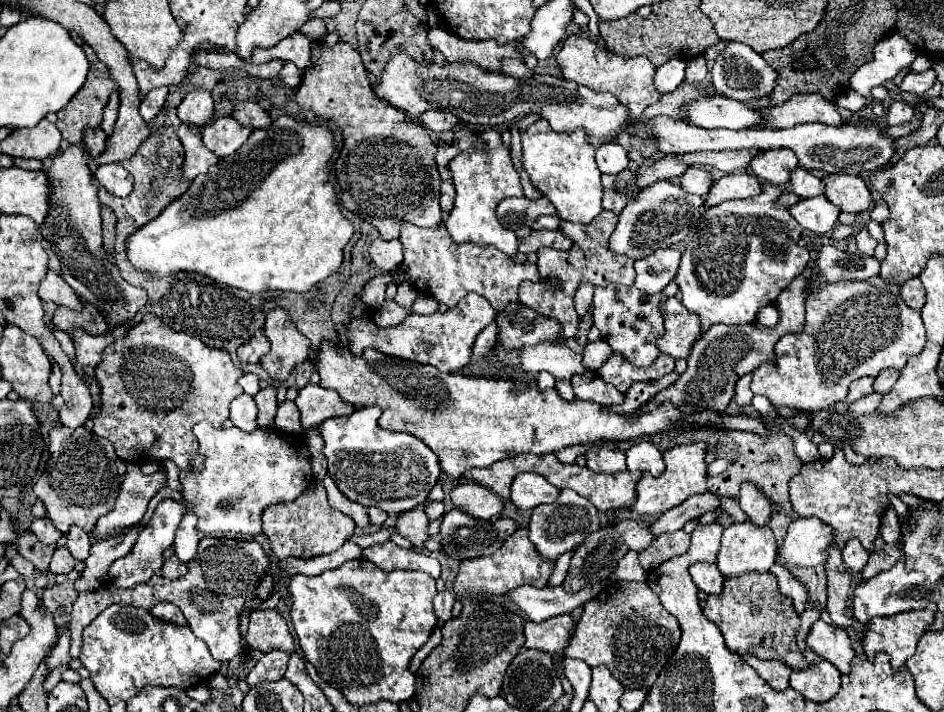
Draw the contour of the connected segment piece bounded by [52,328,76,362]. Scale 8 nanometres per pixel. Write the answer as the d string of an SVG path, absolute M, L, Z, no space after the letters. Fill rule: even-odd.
M52 328L54 330L54 336L56 336L56 340L60 342L60 346L62 346L62 350L68 354L68 358L74 362L74 344L72 344L72 338L66 334L66 332L62 332L62 330L58 330L58 328Z

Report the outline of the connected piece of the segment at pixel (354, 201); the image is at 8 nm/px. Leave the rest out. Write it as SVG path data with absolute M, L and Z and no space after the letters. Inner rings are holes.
M312 42L310 64L304 68L304 76L296 92L296 102L304 110L312 110L318 118L332 122L342 132L342 148L334 162L334 174L340 184L340 200L344 208L378 228L382 240L398 238L400 226L404 222L410 222L418 228L440 226L440 174L434 162L436 144L432 142L428 130L418 122L410 120L406 112L376 98L362 58L348 42L336 42L334 46L328 46L324 42Z

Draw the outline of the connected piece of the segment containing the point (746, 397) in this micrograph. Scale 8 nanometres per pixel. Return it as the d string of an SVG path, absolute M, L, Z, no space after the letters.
M746 374L746 376L742 376L742 378L736 382L736 396L734 396L734 402L736 402L738 406L748 406L750 400L752 400L750 380L752 380L752 374Z

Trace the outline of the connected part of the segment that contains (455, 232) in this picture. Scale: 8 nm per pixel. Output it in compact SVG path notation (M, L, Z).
M486 130L482 132L482 140L486 142L484 150L458 154L448 166L456 186L456 204L448 216L448 232L456 244L472 242L476 246L494 246L504 254L514 256L518 238L514 232L504 232L504 228L496 220L494 210L502 198L524 196L524 190L520 184L520 176L512 166L510 150L502 144L500 134L496 130Z

